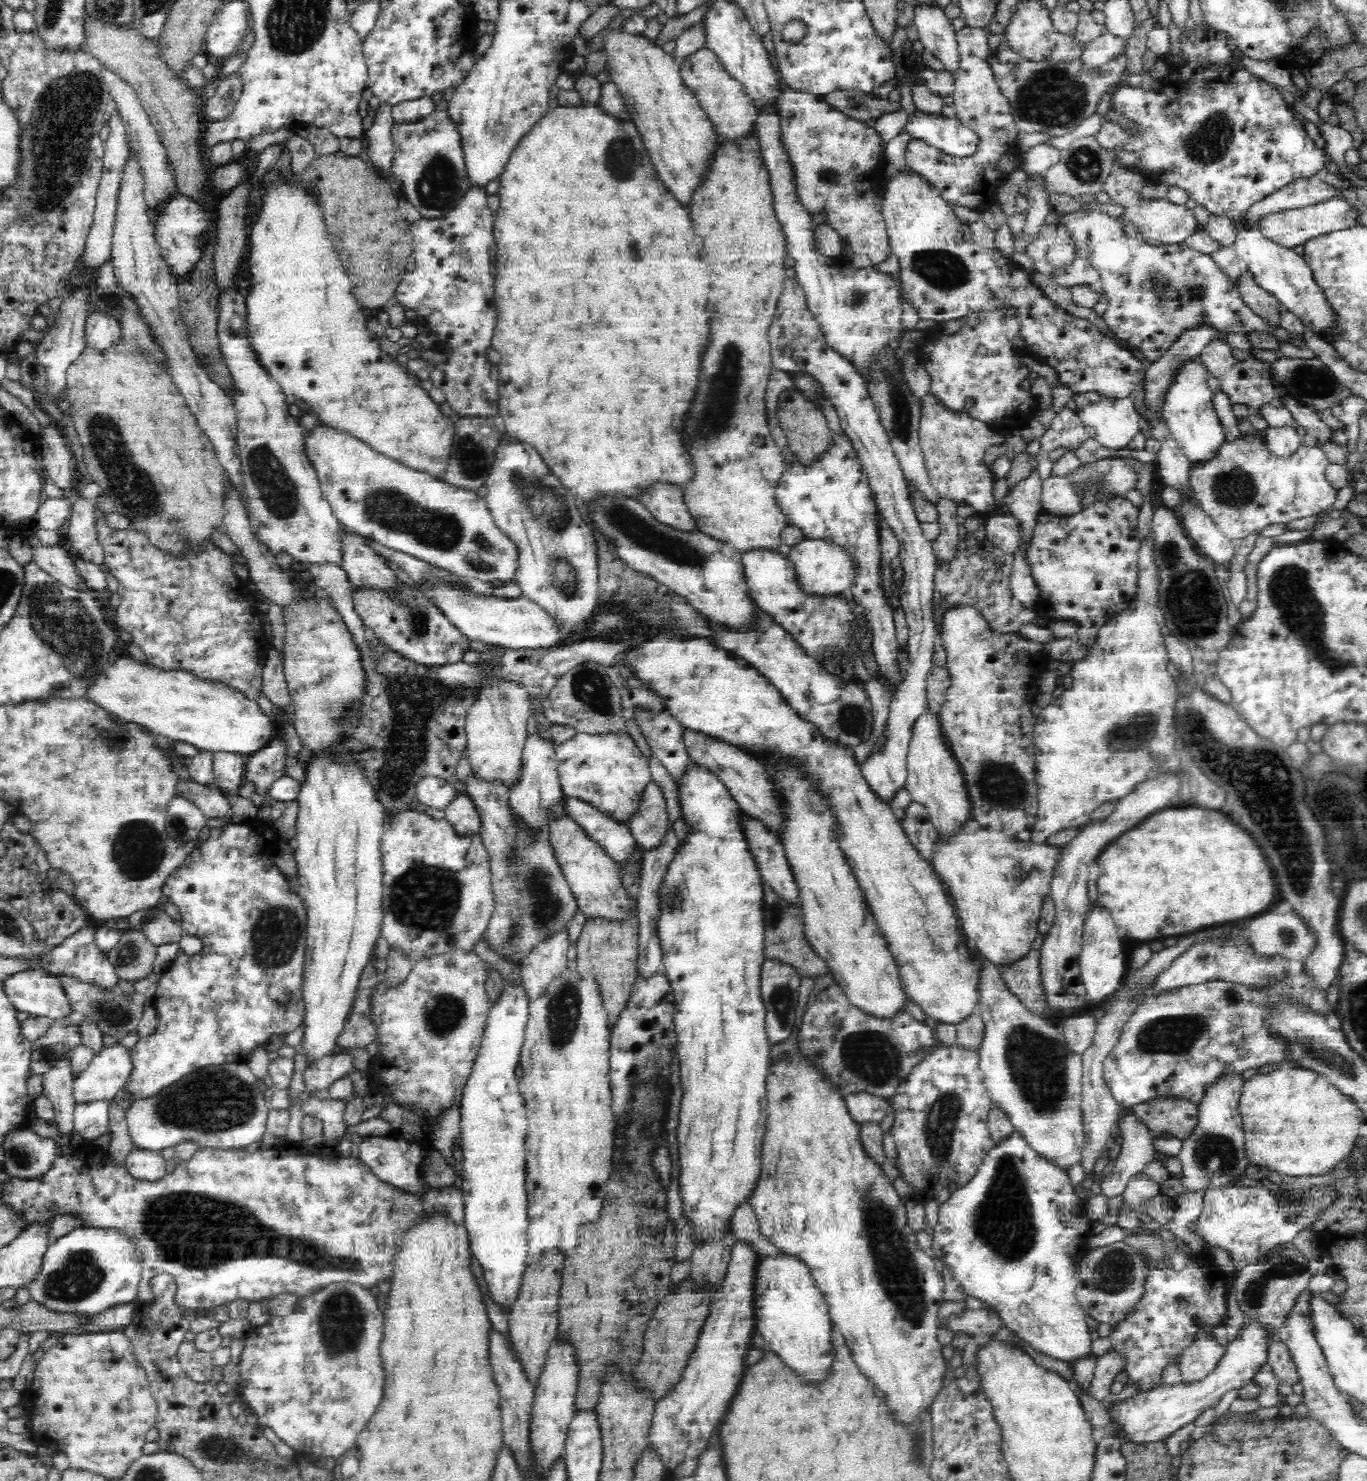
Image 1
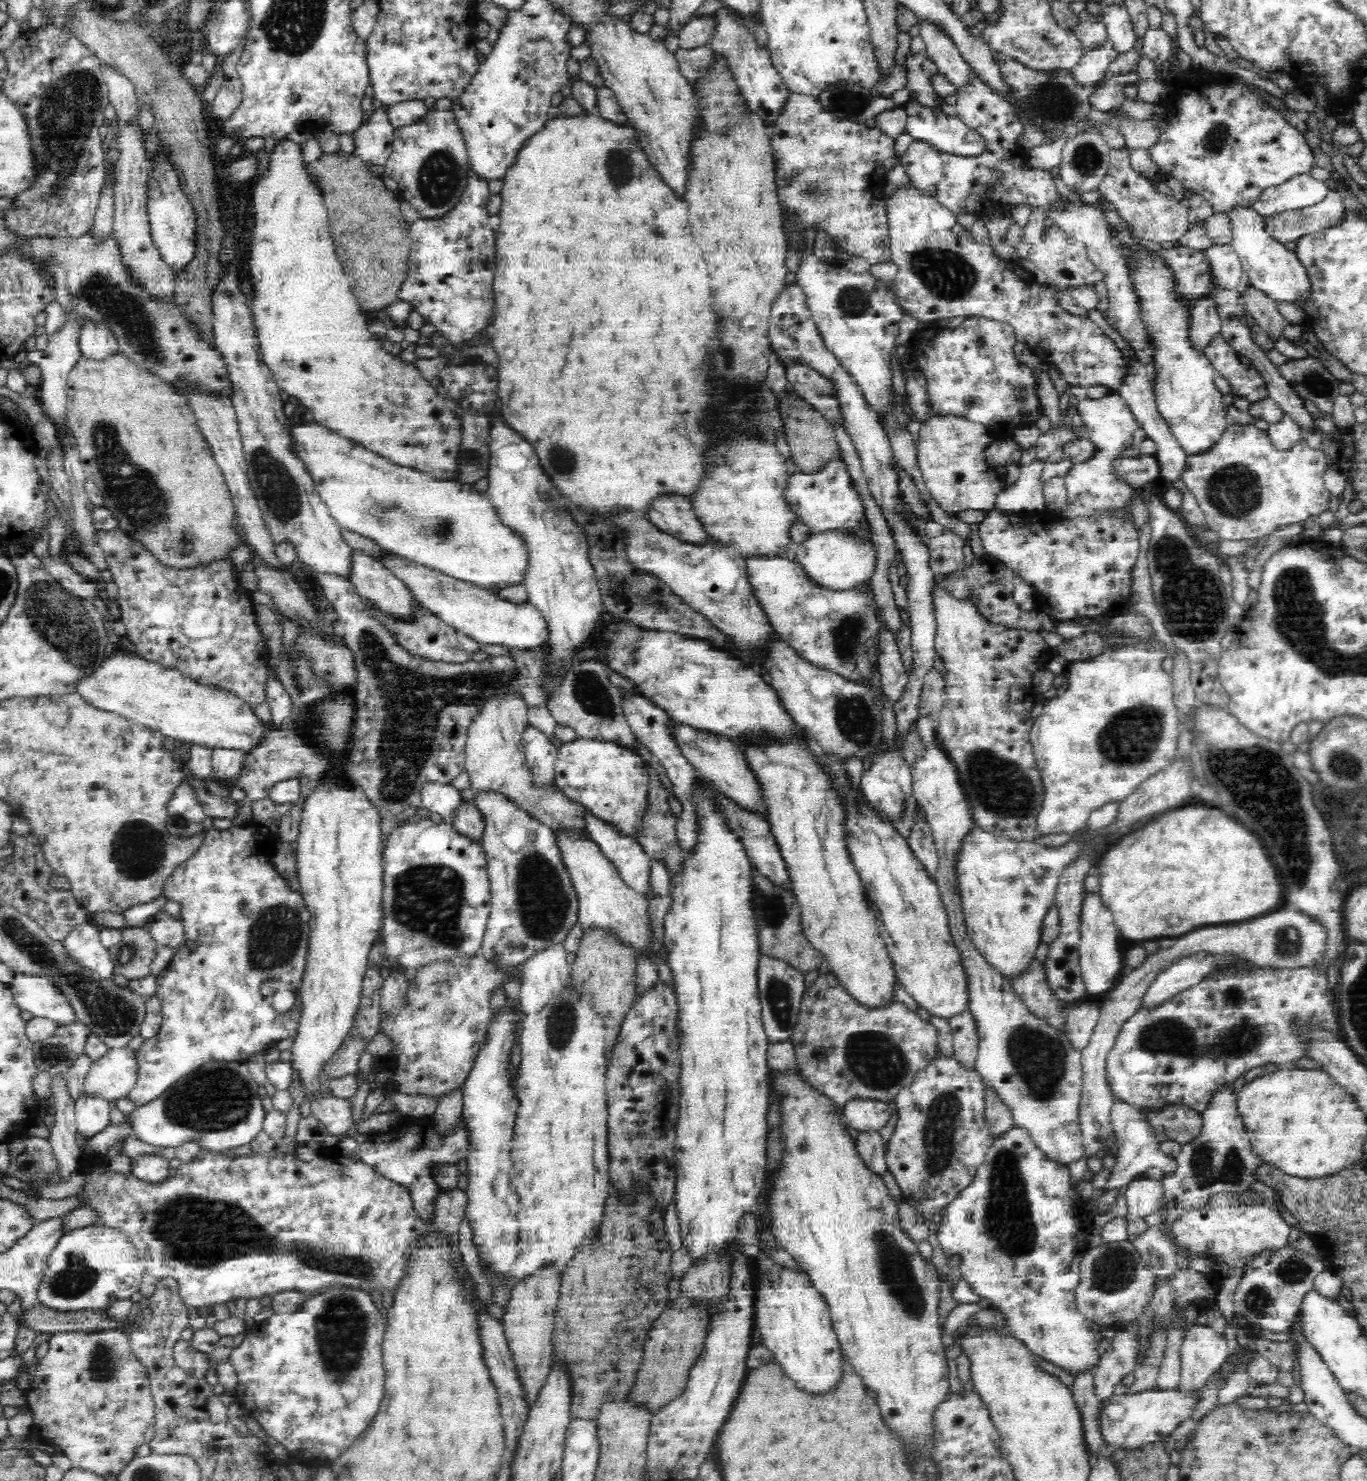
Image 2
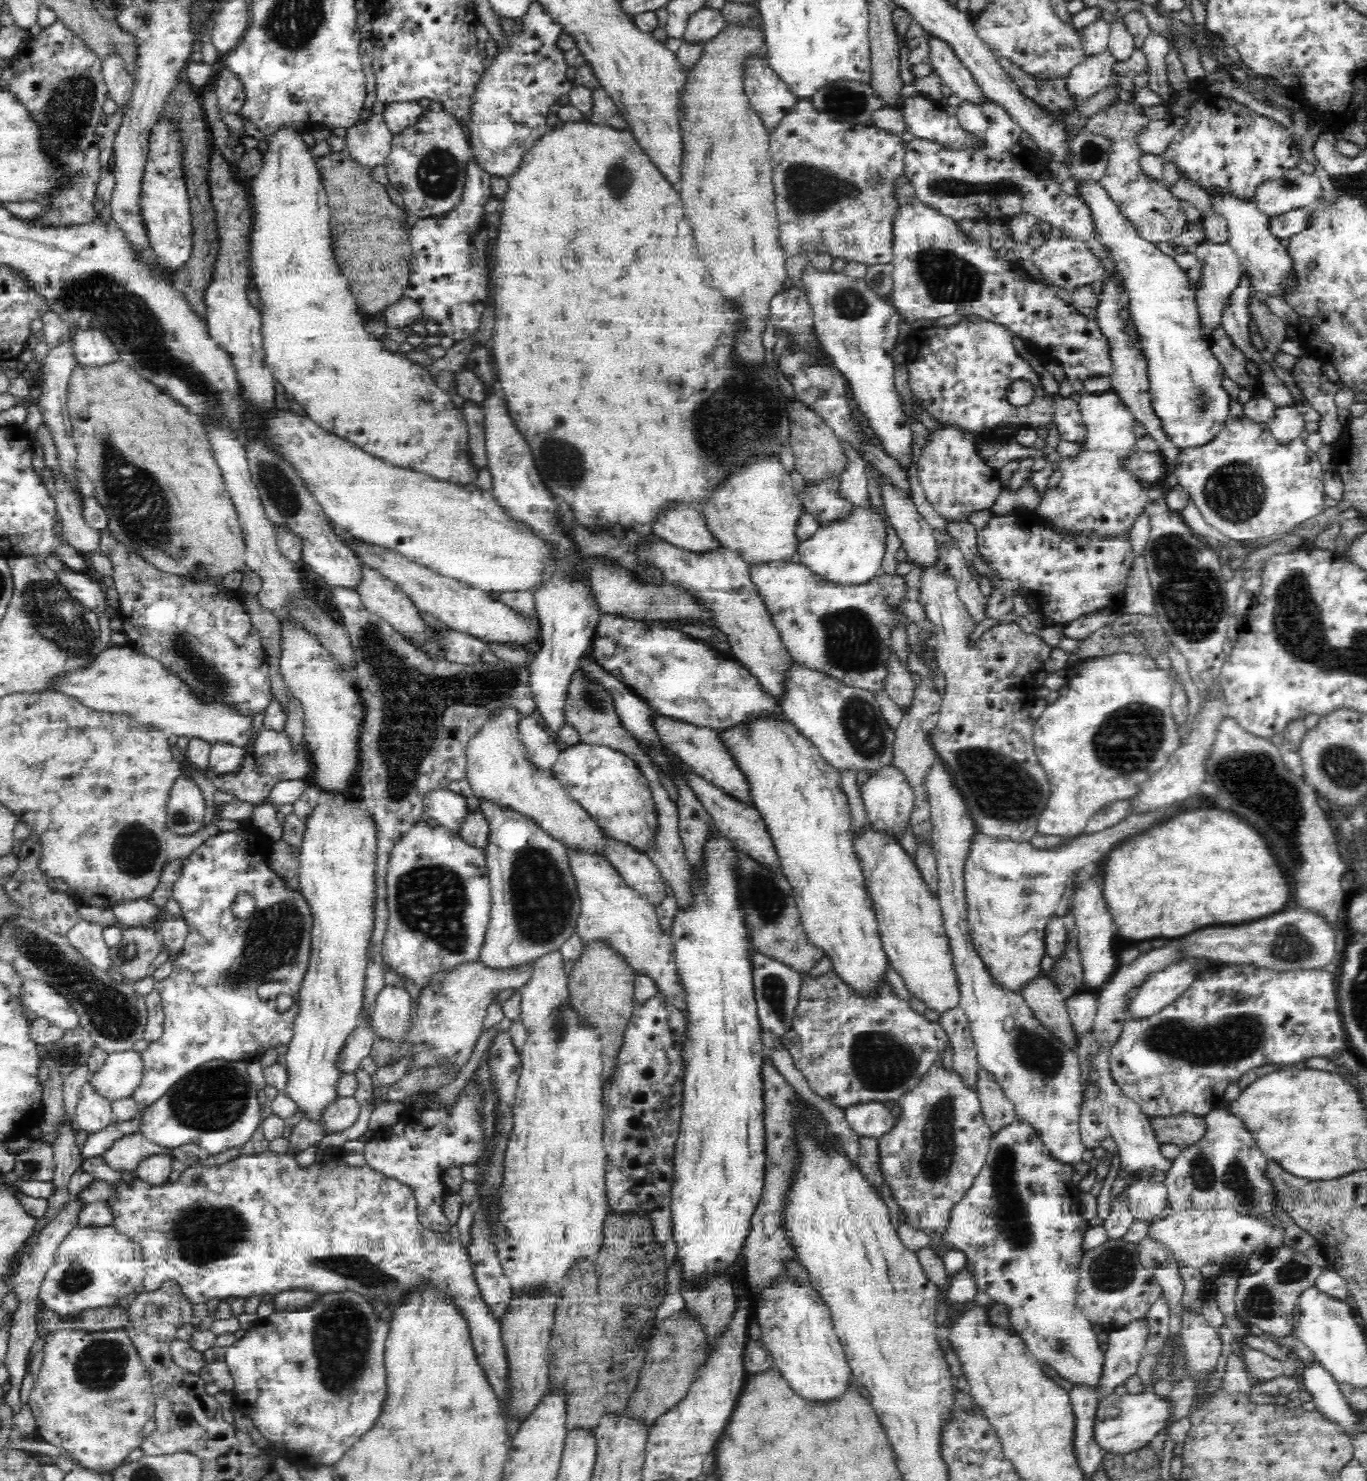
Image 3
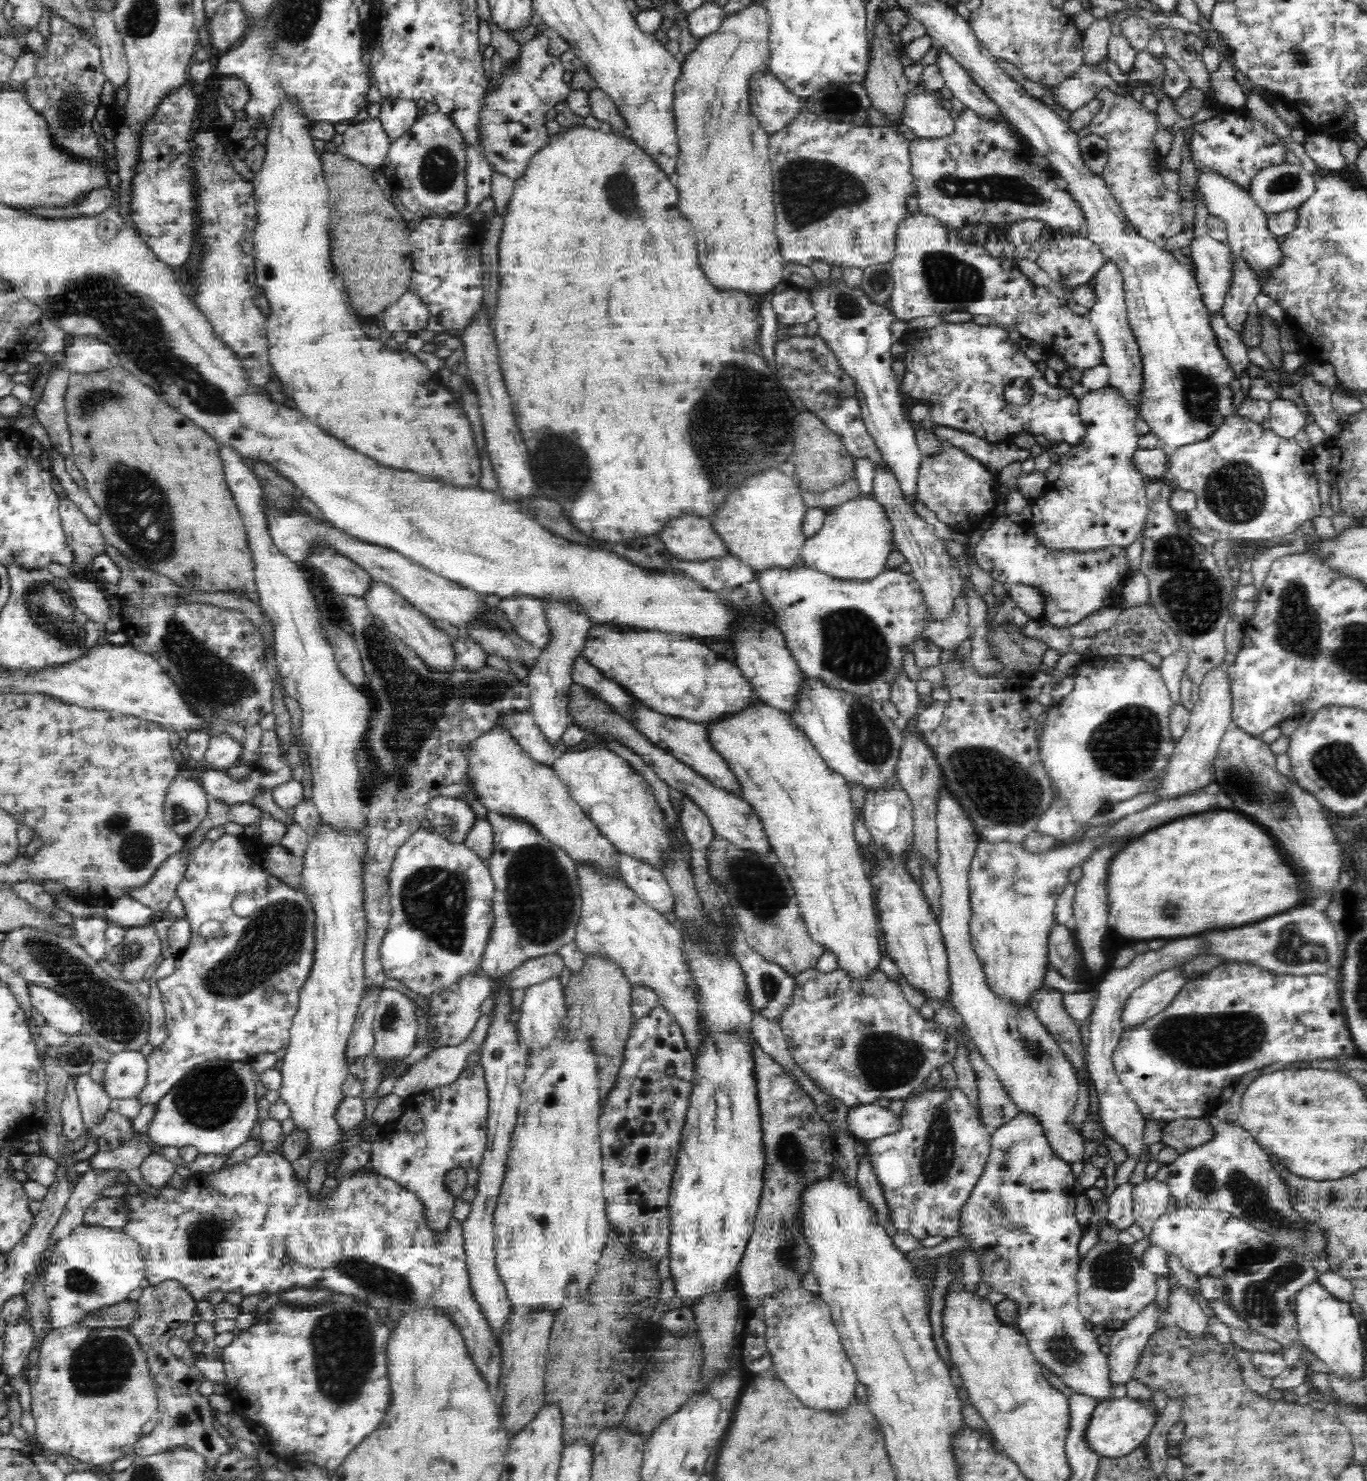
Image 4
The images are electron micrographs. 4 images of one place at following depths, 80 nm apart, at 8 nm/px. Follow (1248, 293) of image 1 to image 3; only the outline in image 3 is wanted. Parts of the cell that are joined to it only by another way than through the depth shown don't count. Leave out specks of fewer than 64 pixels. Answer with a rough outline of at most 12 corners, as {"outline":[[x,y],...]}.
{"outline":[[1256,295],[1248,298],[1251,320],[1266,343],[1276,354],[1288,338],[1288,324],[1272,314]]}

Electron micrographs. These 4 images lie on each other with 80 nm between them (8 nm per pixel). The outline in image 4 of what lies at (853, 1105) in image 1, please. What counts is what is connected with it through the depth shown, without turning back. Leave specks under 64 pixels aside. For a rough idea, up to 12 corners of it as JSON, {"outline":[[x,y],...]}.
{"outline":[[877,1102],[850,1107],[850,1135],[861,1142],[892,1134],[899,1116]]}

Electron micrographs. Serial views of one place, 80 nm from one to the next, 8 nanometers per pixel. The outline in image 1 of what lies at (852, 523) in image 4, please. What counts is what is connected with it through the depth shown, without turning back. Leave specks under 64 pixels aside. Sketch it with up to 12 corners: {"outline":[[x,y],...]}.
{"outline":[[804,540],[786,557],[804,596],[837,596],[853,579],[839,546]]}

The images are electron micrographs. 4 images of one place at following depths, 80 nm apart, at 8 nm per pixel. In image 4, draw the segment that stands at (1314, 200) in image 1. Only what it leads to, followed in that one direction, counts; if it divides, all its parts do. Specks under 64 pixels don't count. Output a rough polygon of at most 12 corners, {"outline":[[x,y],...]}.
{"outline":[[1288,162],[1256,174],[1249,194],[1266,214],[1298,209],[1314,175]]}

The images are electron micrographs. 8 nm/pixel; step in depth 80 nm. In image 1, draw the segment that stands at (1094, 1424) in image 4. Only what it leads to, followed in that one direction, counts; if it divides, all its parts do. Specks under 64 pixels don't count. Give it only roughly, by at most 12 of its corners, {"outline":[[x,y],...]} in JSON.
{"outline":[[1246,1320],[1198,1382],[1110,1408],[1124,1440],[1164,1441],[1253,1384],[1273,1330]]}

